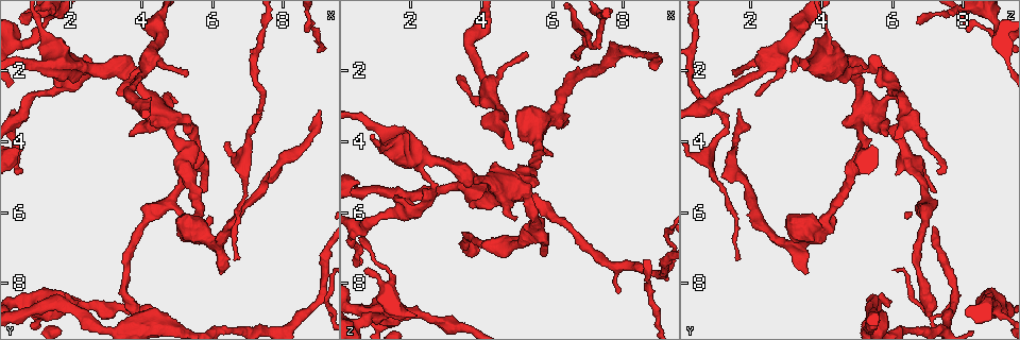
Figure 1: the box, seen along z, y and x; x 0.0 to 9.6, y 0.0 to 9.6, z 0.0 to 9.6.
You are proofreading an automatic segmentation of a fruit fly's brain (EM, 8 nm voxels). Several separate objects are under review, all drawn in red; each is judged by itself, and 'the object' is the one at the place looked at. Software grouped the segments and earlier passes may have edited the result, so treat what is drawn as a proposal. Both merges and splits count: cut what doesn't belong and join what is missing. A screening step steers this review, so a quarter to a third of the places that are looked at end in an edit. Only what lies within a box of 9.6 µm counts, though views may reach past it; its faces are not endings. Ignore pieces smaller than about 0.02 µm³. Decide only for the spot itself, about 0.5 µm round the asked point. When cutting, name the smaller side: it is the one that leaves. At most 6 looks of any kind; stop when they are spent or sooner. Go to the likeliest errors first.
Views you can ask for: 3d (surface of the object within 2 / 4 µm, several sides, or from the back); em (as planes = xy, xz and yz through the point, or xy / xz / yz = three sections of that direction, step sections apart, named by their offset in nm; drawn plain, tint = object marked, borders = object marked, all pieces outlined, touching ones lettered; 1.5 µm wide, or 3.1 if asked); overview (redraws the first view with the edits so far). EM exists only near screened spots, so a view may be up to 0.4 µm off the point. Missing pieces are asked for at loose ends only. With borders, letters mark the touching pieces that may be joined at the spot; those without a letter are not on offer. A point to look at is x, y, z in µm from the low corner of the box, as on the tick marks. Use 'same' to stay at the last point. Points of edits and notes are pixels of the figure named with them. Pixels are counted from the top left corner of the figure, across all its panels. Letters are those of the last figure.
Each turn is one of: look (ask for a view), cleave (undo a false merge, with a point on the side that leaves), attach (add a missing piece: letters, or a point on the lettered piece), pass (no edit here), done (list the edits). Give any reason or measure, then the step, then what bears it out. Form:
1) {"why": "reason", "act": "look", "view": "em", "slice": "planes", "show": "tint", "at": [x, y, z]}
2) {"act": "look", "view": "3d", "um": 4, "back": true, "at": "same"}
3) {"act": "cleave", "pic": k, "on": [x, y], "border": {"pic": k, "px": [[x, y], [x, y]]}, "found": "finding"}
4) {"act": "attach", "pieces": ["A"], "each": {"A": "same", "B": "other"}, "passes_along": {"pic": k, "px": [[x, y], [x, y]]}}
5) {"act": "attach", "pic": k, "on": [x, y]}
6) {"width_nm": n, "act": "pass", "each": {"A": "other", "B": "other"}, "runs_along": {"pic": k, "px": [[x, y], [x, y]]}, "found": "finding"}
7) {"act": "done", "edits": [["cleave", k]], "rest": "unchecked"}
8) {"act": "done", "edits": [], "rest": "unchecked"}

{"why": "branch stops here", "act": "look", "view": "em", "slice": "xy", "step": 4, "show": "borders", "at": [3.75, 9.00, 7.00]}

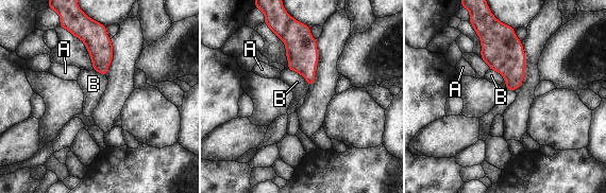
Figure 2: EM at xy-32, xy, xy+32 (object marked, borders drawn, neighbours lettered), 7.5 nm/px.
{"why": "another direction", "act": "look", "view": "em", "slice": "planes", "show": "borders", "at": "same"}

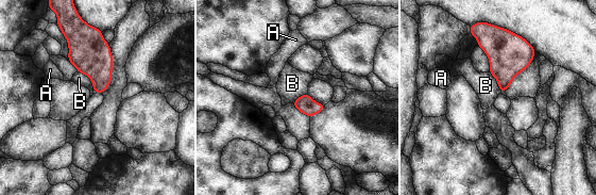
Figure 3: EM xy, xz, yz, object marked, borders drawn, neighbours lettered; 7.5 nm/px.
{"act": "pass", "each": {"A": "other", "B": "other"}, "border": {"pic": 3, "px": [[78, 71], [90, 79], [96, 93]]}, "found": "none of them fits"}

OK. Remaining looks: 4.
{"why": "branch stops here", "act": "look", "view": "em", "slice": "planes", "show": "tint", "at": [6.20, 7.70, 3.60]}

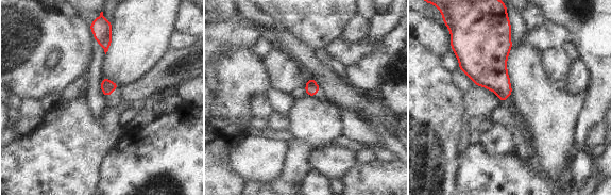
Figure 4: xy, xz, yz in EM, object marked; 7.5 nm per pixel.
{"act": "look", "view": "em", "slice": "planes", "show": "borders", "at": "same"}

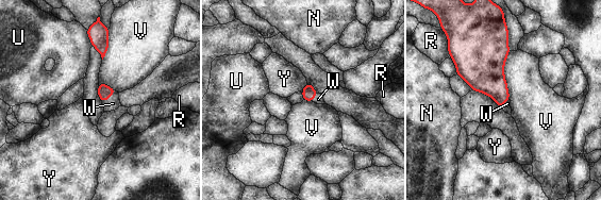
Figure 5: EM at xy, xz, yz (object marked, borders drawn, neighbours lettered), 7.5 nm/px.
{"longest_contact_nm": ["V", 360], "act": "attach", "pieces": ["W"], "each": {"N": "other", "R": "other", "U": "other", "V": "other", "W": "same", "Y": "other"}, "found": "the cell continues"}

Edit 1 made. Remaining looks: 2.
{"why": "tapers out", "act": "look", "view": "em", "slice": "xz", "step": 4, "show": "tint", "at": [6.70, 7.35, 1.75]}

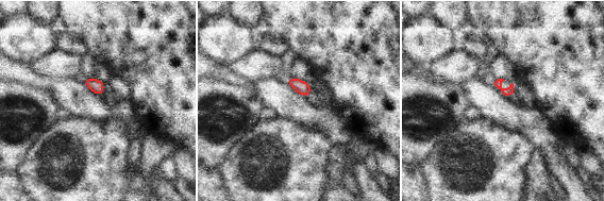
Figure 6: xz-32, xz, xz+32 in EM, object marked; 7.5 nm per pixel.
{"act": "look", "view": "em", "slice": "xz", "step": 4, "show": "borders", "at": "same"}

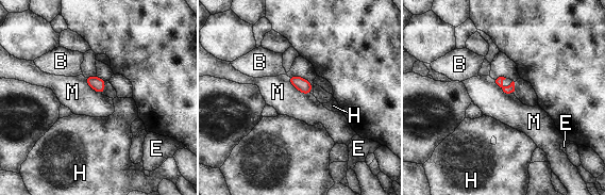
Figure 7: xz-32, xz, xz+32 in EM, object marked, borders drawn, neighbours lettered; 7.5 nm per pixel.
{"act": "pass", "each": {"B": "other", "E": "other", "H": "other", "M": "other"}, "border": {"pic": 7, "px": [[288, 77], [298, 90], [309, 94]]}, "found": "none of them fits"}

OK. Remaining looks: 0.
{"act": "done", "edits": [["attach", 5]], "rest": "unchecked"}

